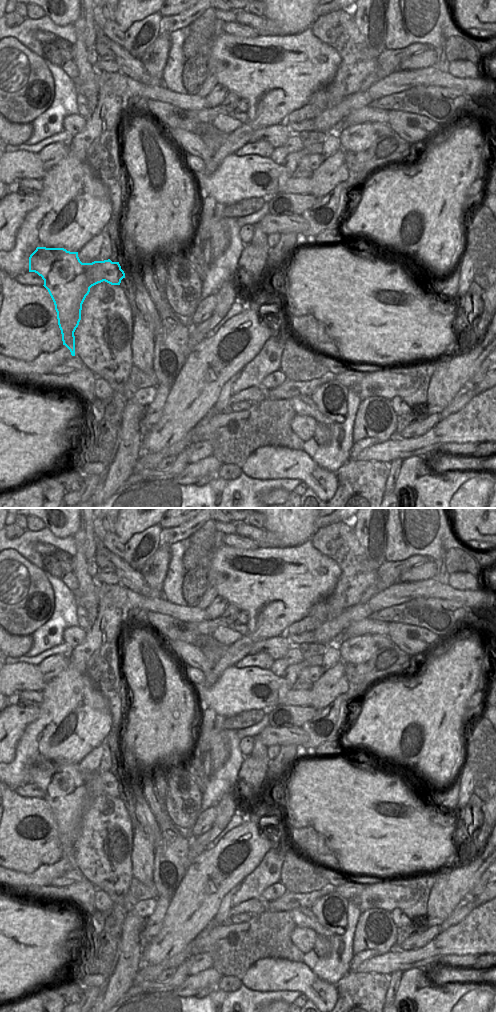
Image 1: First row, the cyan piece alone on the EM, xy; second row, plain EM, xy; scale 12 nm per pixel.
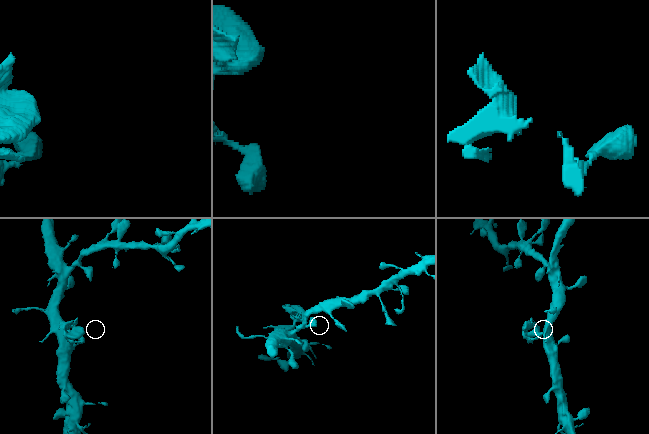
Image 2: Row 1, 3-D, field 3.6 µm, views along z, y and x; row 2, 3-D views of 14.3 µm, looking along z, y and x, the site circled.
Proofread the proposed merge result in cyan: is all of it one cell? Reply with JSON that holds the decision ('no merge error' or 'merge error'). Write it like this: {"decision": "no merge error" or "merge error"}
{"decision": "merge error"}

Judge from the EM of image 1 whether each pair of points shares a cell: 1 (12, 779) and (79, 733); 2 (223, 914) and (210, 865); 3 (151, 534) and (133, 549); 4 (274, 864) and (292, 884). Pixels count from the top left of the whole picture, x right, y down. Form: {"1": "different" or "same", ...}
{"1": "same", "2": "different", "3": "same", "4": "different"}

